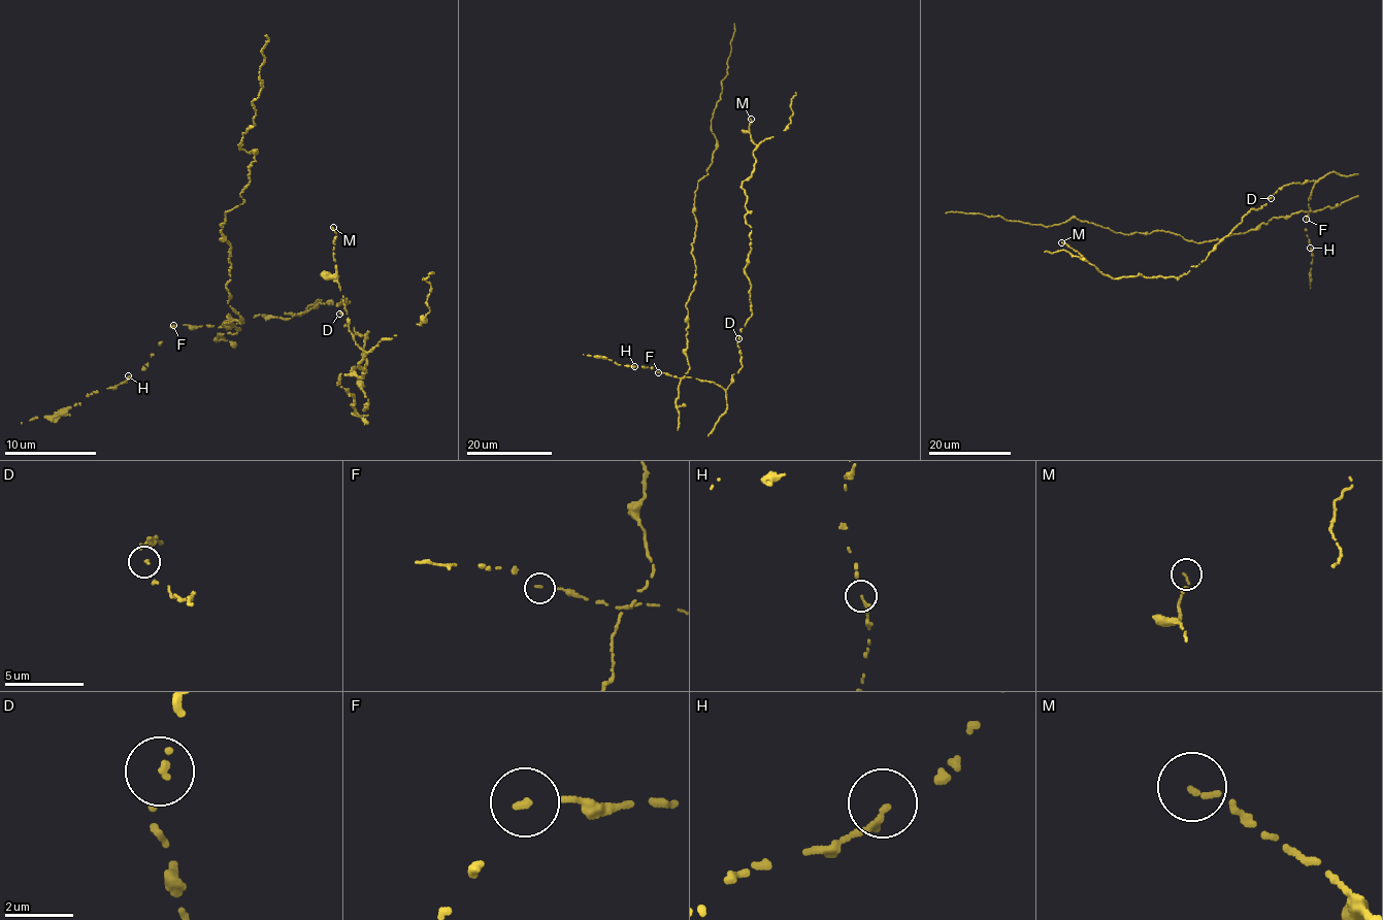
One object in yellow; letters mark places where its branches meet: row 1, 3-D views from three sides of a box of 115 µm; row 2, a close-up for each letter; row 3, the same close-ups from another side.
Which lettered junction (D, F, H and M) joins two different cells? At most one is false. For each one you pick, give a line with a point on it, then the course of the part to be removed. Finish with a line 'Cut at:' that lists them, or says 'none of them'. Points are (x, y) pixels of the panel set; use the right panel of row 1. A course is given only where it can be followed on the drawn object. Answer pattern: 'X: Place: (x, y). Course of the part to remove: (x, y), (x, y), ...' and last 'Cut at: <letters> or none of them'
Cut at: none of them

